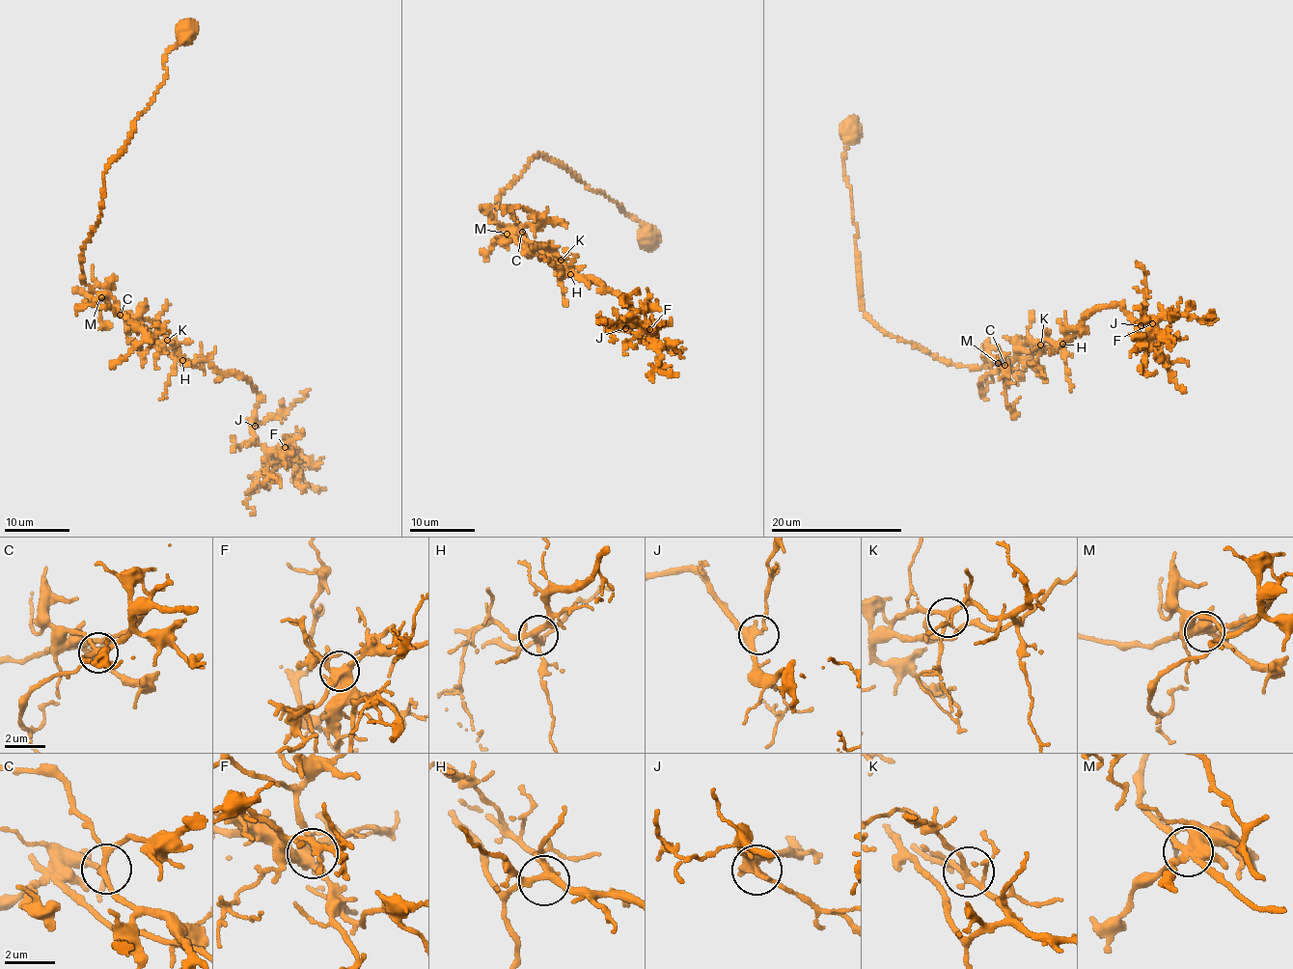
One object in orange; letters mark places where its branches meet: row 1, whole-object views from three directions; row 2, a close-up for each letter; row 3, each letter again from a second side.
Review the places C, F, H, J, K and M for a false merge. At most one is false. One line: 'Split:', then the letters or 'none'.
Split: none

